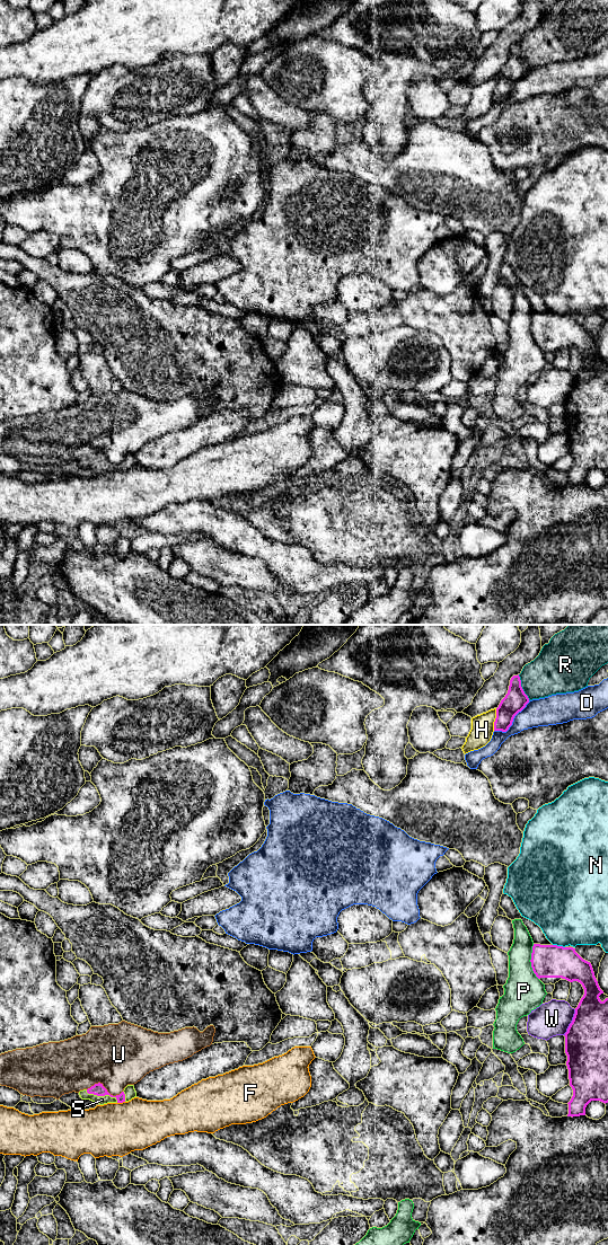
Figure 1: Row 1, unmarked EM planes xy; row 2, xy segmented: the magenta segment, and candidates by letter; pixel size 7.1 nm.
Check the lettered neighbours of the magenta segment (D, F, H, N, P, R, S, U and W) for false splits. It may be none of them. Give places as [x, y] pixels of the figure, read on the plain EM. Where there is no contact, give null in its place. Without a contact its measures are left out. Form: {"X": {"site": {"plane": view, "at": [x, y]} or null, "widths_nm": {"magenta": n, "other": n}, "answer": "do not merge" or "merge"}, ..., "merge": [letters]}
{"D": {"site": {"plane": "xy", "at": [512, 89]}, "widths_nm": {"magenta": 160, "other": 200}, "answer": "do not merge"}, "F": {"site": {"plane": "xy", "at": [121, 470]}, "widths_nm": {"magenta": 90, "other": 380}, "answer": "do not merge"}, "H": {"site": {"plane": "xy", "at": [495, 88]}, "widths_nm": {"magenta": 160, "other": 160}, "answer": "do not merge"}, "N": {"site": {"plane": "xy", "at": [558, 315]}, "widths_nm": {"magenta": 240, "other": 440}, "answer": "do not merge"}, "P": {"site": {"plane": "xy", "at": [531, 330]}, "widths_nm": {"magenta": 240, "other": 280}, "answer": "do not merge"}, "R": {"site": {"plane": "xy", "at": [521, 55]}, "widths_nm": {"magenta": 160, "other": 320}, "answer": "do not merge"}, "S": {"site": {"plane": "xy", "at": [102, 464]}, "widths_nm": {"magenta": 90, "other": 60}, "answer": "merge"}, "U": {"site": {"plane": "xy", "at": [105, 457]}, "widths_nm": {"magenta": 90, "other": 440}, "answer": "do not merge"}, "W": {"site": {"plane": "xy", "at": [571, 391]}, "widths_nm": {"magenta": 300, "other": 240}, "answer": "do not merge"}, "merge": ["S"]}

